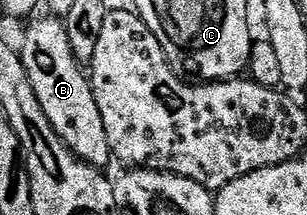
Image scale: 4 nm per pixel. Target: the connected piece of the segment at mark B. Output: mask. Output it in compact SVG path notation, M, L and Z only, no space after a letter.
M53 18L35 23L26 32L25 43L19 46L21 59L31 80L31 88L35 88L35 96L39 96L39 104L43 104L47 120L51 120L51 128L55 128L69 151L84 162L105 168L111 162L109 137L103 124L103 116L99 112L99 104L95 104L90 75L81 71L84 69L71 48L66 23Z

